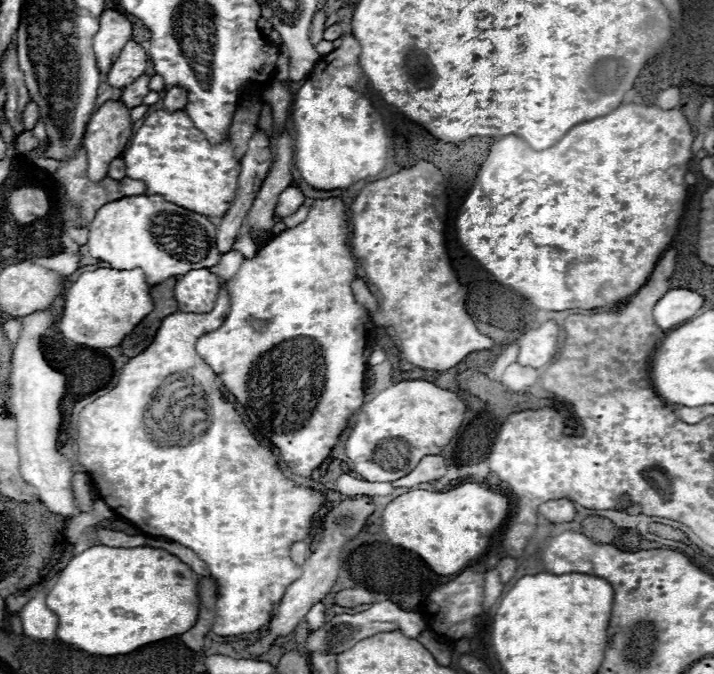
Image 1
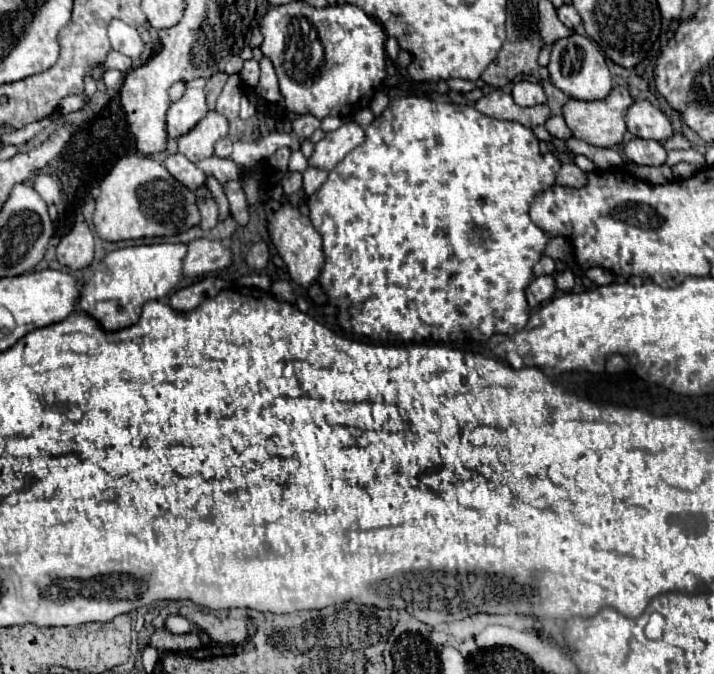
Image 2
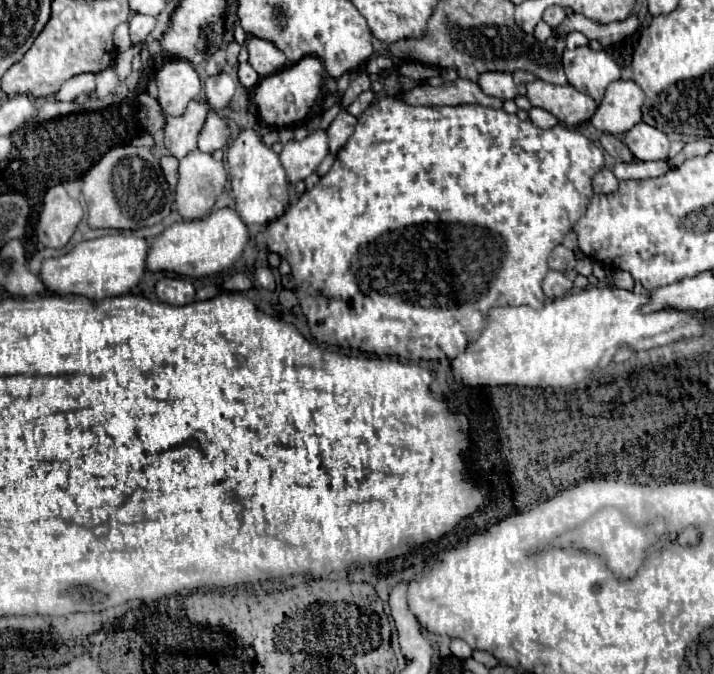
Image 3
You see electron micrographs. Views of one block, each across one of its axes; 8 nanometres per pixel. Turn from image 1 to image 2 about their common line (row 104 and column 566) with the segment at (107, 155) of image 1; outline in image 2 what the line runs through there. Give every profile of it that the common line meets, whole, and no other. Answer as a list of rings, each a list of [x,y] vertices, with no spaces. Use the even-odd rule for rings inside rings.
[[[614,86],[614,90],[604,100],[582,102],[582,100],[570,98],[562,106],[562,114],[564,114],[564,120],[566,120],[568,128],[572,130],[574,138],[584,140],[584,142],[588,142],[592,146],[598,146],[598,148],[612,148],[616,144],[620,144],[624,134],[626,134],[624,114],[630,108],[630,104],[632,104],[632,98],[630,98],[628,90],[624,86]]]

